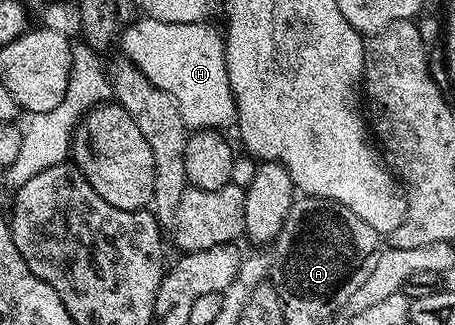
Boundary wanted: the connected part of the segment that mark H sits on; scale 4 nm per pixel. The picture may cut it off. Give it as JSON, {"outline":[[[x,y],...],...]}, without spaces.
{"outline":[[[138,17],[120,35],[125,58],[138,67],[152,85],[174,98],[180,117],[190,129],[233,128],[238,118],[232,85],[228,81],[226,44],[219,28],[217,31],[210,26],[214,25],[168,25],[168,21]]]}

